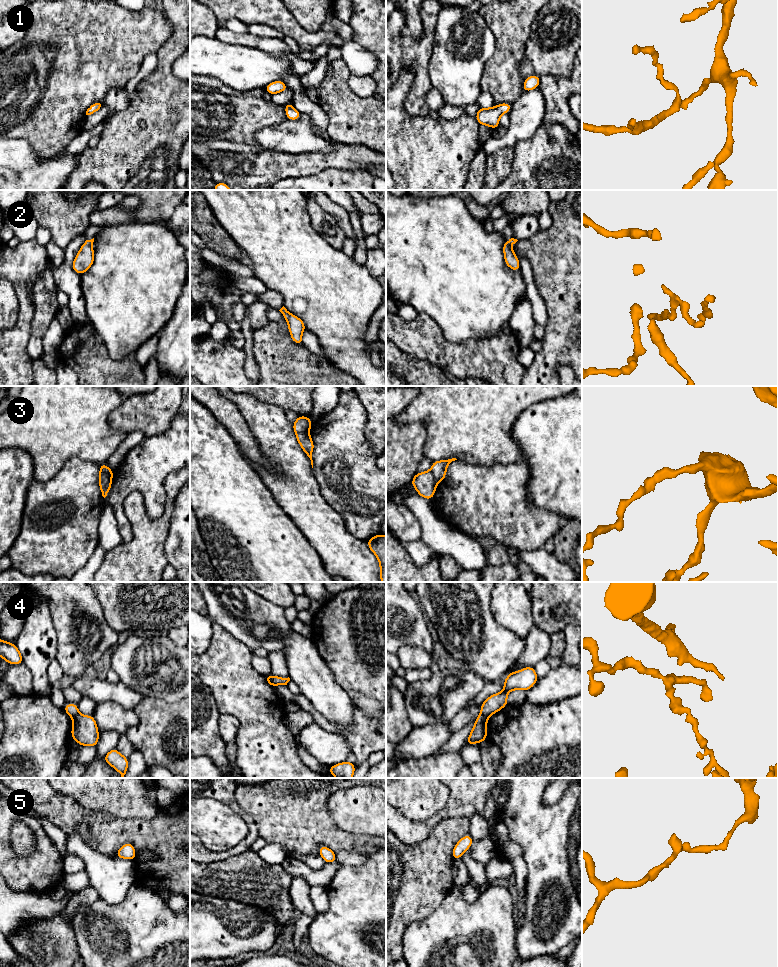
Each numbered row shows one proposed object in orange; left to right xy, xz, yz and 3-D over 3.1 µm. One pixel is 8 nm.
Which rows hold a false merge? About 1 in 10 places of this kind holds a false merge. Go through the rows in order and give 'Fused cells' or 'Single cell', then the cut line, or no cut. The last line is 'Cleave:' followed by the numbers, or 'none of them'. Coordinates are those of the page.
1: Single cell. No split
2: Single cell. No split
3: Fused cells. Split along yz (430, 470), (436, 483)
4: Fused cells. Split along xz (271, 675), (275, 685)
5: Single cell. No split
Cleave: 3, 4

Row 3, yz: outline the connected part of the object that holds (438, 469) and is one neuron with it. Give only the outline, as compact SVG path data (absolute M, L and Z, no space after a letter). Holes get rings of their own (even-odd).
M456 458L448 459L448 460L442 460L442 461L434 461L432 463L432 474L436 480L436 483L440 483L444 480L446 476L446 469L448 465L452 462L457 460Z

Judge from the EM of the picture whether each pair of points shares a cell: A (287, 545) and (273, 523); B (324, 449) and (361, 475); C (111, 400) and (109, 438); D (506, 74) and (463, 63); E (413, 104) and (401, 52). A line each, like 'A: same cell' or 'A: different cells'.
A: same cell
B: same cell
C: same cell
D: different cells
E: same cell

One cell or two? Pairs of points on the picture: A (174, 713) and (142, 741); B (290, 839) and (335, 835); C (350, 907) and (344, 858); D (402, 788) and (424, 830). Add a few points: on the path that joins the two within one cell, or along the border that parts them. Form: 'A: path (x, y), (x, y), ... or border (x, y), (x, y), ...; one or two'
A: path (166, 721), (150, 736); one
B: path (301, 835), (324, 835); one
C: border (367, 858), (361, 865), (342, 866); two
D: border (399, 809), (413, 821), (425, 821), (440, 810); two

